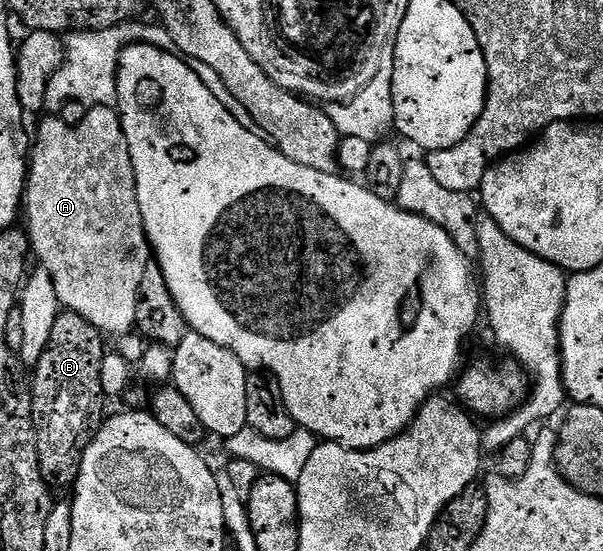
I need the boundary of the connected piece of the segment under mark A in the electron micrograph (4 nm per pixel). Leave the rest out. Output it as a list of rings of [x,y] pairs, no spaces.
[[[90,108],[87,117],[84,118],[84,122],[80,122],[79,125],[68,126],[59,118],[46,118],[42,125],[38,128],[38,140],[33,141],[32,155],[28,160],[28,175],[26,177],[26,199],[24,201],[24,228],[30,238],[30,251],[33,259],[44,269],[48,270],[48,274],[52,274],[52,282],[56,286],[56,298],[59,305],[65,311],[75,312],[80,314],[80,318],[84,318],[88,322],[92,322],[92,326],[96,326],[98,331],[105,334],[107,337],[117,338],[133,333],[136,328],[136,306],[138,305],[138,299],[140,298],[140,282],[144,279],[144,270],[152,263],[152,241],[146,236],[146,221],[140,214],[140,202],[138,201],[138,170],[132,166],[132,154],[130,153],[130,138],[124,134],[124,126],[122,125],[121,115],[114,108]]]

